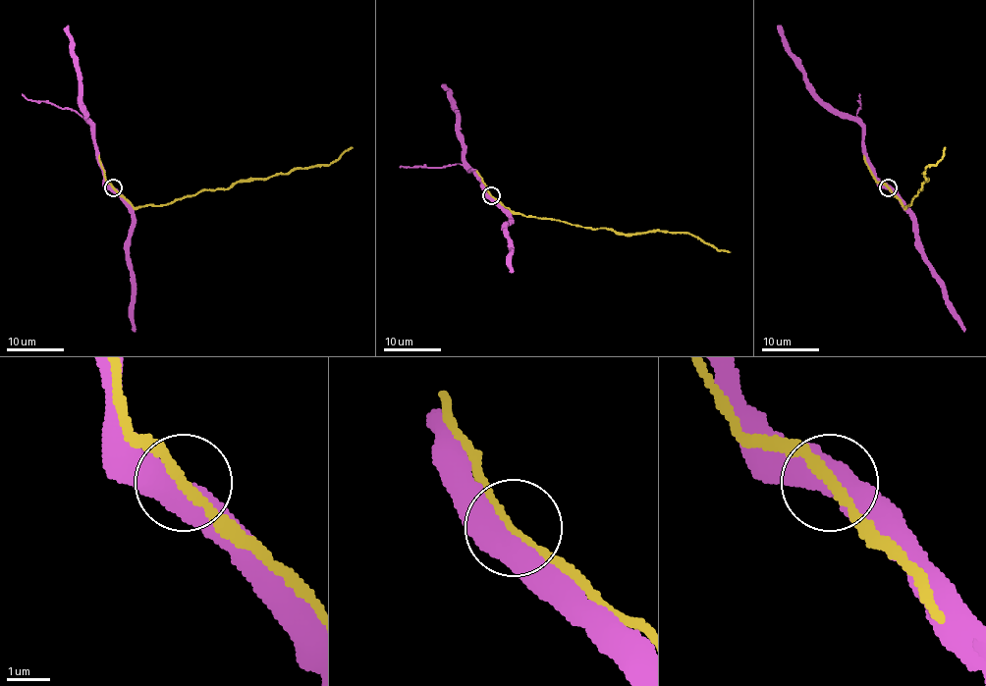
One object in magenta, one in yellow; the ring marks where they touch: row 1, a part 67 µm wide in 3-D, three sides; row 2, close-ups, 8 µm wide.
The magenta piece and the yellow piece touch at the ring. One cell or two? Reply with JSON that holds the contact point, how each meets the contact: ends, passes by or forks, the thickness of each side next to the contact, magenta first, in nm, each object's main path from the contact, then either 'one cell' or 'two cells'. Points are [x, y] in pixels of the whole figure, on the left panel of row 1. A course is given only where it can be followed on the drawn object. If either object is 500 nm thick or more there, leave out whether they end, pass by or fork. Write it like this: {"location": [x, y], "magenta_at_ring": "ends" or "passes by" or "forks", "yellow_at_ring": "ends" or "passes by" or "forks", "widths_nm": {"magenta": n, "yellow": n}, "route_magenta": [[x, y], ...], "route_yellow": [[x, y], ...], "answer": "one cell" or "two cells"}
{"location": [113, 187], "widths_nm": {"magenta": 550, "yellow": 200}, "route_magenta": [[112, 187], [105, 181], [95, 144], [95, 130], [86, 120], [81, 103], [78, 61], [72, 51], [68, 25]], "route_yellow": [[114, 187], [136, 206], [168, 205], [203, 190], [229, 188], [238, 182], [333, 163], [353, 147]], "answer": "one cell"}

